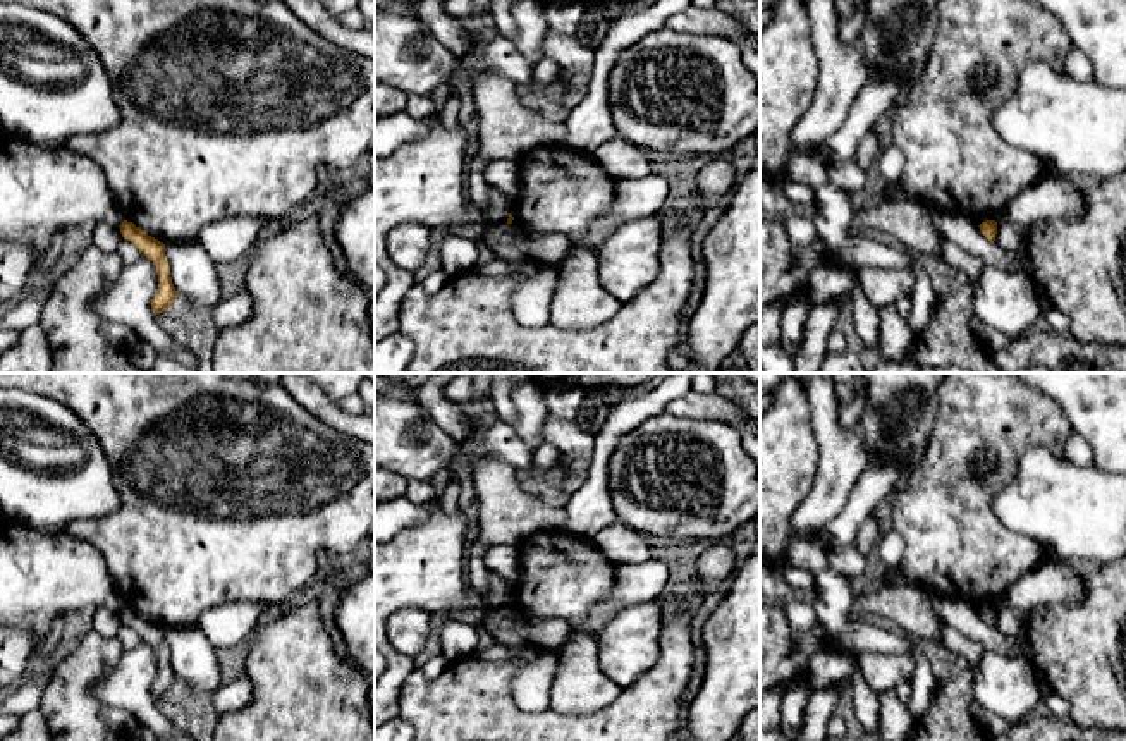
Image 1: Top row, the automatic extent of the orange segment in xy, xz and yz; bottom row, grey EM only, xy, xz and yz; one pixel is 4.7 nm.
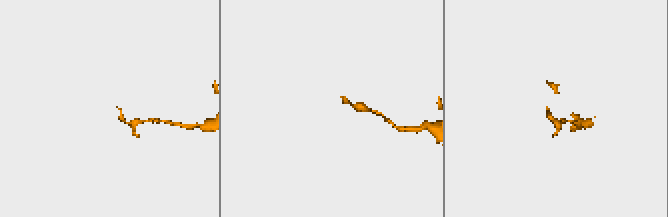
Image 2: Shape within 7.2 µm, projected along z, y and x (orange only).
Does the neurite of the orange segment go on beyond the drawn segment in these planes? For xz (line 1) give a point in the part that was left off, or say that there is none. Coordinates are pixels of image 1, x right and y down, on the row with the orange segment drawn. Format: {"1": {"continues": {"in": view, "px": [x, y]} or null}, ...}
{"1": {"continues": null}}

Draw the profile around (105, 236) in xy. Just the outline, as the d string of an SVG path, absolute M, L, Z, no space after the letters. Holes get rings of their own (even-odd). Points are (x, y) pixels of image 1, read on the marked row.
M98 222L93 229L93 246L105 253L113 253L122 241L120 227L115 224Z

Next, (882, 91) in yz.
M892 70L872 72L854 98L844 124L822 144L827 163L854 158L860 141L885 112L897 107L908 89L906 81Z

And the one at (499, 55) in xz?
M497 34L485 45L468 52L459 62L461 84L474 88L478 76L495 72L516 86L526 86L533 79L535 65L526 60L516 45L502 34Z

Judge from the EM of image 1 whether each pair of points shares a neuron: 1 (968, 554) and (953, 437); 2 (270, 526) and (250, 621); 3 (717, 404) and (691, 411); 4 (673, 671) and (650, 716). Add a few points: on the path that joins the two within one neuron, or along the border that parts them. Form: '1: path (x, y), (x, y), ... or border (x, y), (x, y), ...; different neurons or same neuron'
1: path (954, 525), (954, 466); same neuron
2: border (214, 606), (260, 602), (267, 609); different neurons
3: path (710, 406), (698, 406); same neuron
4: path (666, 681), (650, 705); same neuron

